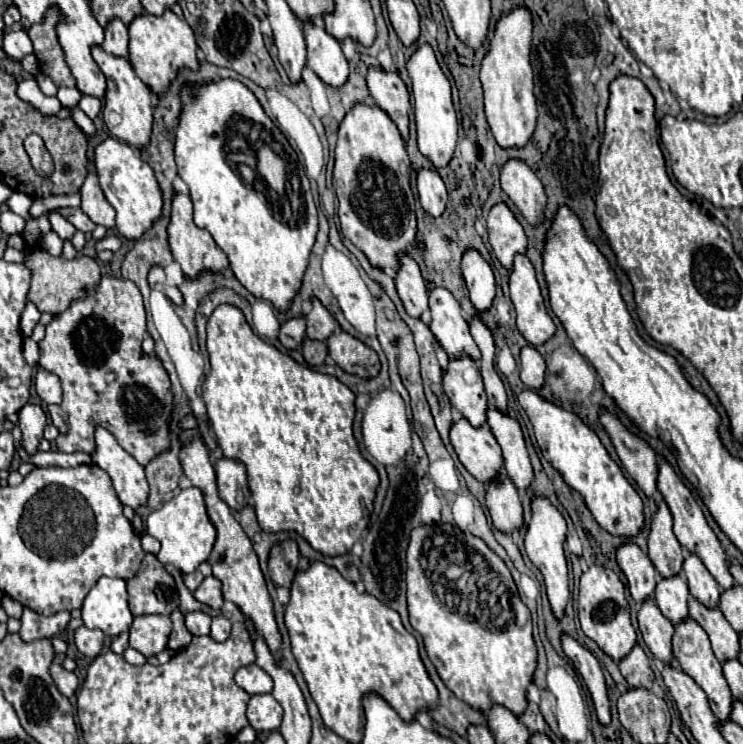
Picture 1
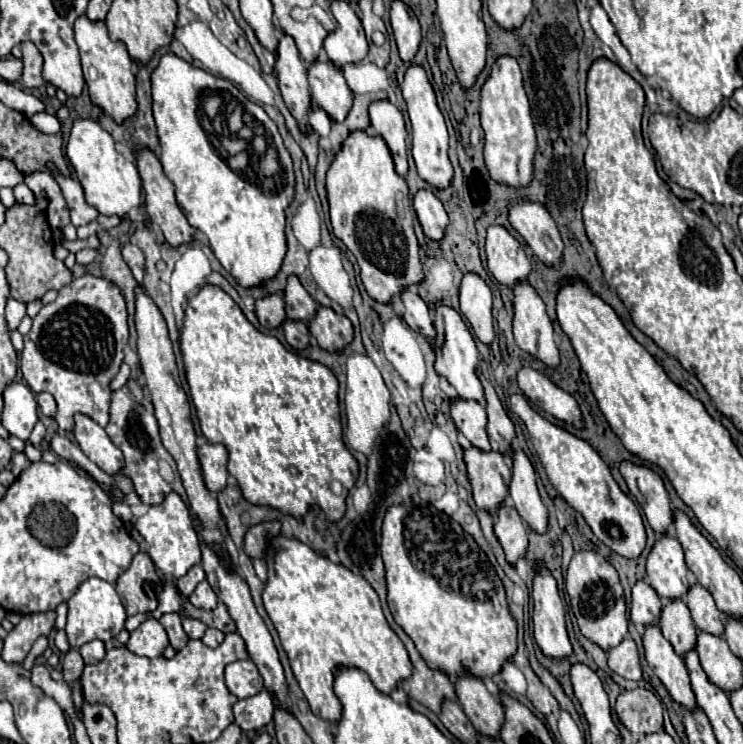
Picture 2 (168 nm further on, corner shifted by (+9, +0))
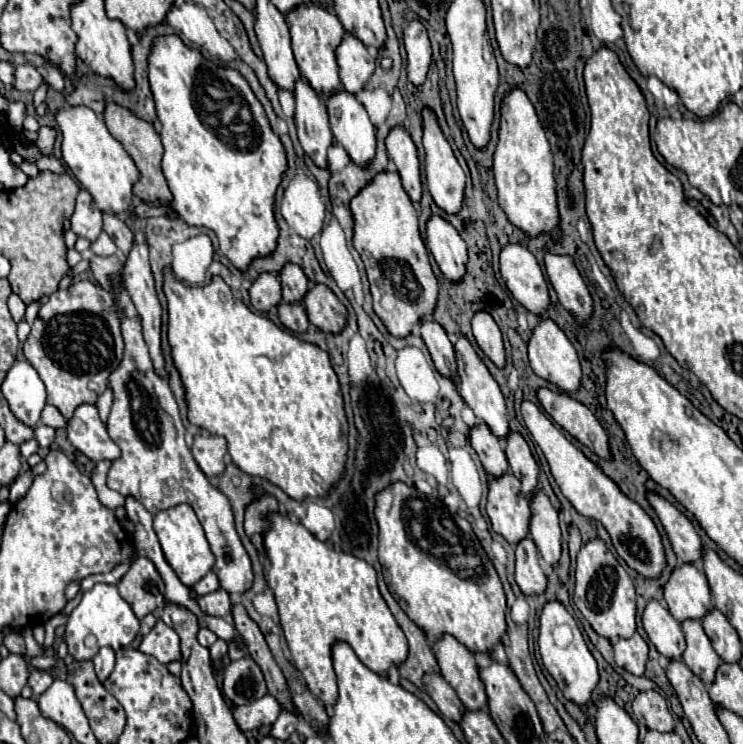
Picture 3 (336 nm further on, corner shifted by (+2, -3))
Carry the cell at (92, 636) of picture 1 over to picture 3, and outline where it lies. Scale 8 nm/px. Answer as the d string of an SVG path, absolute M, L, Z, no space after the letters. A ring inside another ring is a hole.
M107 647L99 649L99 653L93 657L93 665L95 665L95 673L97 673L99 681L105 681L115 667L115 651L107 649Z

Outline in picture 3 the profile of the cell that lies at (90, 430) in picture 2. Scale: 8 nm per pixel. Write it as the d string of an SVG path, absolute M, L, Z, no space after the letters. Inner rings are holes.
M81 405L75 409L75 415L67 421L69 441L77 451L95 461L115 461L119 459L121 449L107 435L105 423L99 419L95 405Z

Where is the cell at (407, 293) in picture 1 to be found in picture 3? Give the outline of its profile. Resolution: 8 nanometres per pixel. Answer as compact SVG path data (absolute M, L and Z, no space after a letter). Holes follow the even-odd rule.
M423 319L421 337L423 337L439 373L443 373L447 377L455 377L455 349L451 345L445 329L433 319Z

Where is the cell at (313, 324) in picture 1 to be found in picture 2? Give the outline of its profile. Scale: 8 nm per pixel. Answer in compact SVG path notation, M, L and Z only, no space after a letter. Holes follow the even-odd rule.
M290 276L284 288L284 302L286 302L286 316L296 320L310 320L312 314L318 310L318 302L304 290L296 276Z

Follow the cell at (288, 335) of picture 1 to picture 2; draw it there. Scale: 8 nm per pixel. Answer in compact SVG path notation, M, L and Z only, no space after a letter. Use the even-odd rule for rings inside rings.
M280 292L268 294L264 298L256 300L256 316L264 328L276 328L280 322L284 322L284 298Z

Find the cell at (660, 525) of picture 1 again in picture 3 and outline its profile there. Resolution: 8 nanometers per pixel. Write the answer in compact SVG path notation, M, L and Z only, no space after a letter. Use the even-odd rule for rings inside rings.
M695 563L675 567L663 587L663 595L671 615L677 621L701 619L711 609L707 577L701 573L701 569L697 569Z

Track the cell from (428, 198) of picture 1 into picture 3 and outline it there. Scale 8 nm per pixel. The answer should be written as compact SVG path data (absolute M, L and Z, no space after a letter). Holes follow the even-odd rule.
M433 215L427 221L427 245L443 275L449 281L459 281L467 263L467 247L459 231L441 215Z

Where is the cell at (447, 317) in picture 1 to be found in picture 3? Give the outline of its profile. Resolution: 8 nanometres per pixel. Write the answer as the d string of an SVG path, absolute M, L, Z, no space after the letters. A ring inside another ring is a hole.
M457 337L457 341L455 341L455 353L457 353L457 383L455 385L457 385L459 395L473 409L473 413L475 413L477 419L481 419L483 423L487 423L489 429L497 437L505 437L509 433L509 423L507 423L507 417L505 417L505 399L503 399L503 393L501 393L497 381L493 379L493 375L489 373L487 365L477 355L477 351L473 349L473 345L467 341L467 337Z

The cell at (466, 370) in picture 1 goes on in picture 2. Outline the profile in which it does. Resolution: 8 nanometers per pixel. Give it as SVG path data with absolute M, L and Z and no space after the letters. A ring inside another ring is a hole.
M462 398L452 402L452 418L456 428L468 438L468 442L484 452L490 452L490 440L486 434L486 410L478 402L464 402Z

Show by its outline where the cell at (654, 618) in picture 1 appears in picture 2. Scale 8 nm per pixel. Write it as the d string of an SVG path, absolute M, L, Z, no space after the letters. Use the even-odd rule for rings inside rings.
M658 626L656 630L644 632L644 654L654 674L666 686L672 700L692 712L696 708L696 698L694 698L690 680L688 680L686 664L672 650L672 644L660 634Z

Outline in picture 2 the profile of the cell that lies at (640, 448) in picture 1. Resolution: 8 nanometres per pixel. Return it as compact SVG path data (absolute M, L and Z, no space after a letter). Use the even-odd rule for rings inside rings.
M622 462L620 472L628 484L630 494L644 510L652 530L658 536L666 534L670 524L674 522L674 508L670 504L670 496L664 488L662 478L650 468L642 468L632 462Z

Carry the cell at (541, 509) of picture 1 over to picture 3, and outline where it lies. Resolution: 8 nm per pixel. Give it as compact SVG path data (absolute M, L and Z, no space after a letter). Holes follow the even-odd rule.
M553 599L553 601L545 603L539 621L541 621L541 627L539 627L539 651L541 651L543 665L547 667L547 671L557 681L563 695L567 699L579 703L581 709L585 709L587 701L591 697L591 691L595 689L595 685L599 681L599 673L597 673L597 663L595 663L593 655L589 653L589 649L585 645L585 639L583 639L583 635L581 635L581 631L577 627L575 619L569 615L569 611L563 607L563 603ZM563 627L565 627L565 631L569 631L569 637L561 635Z

